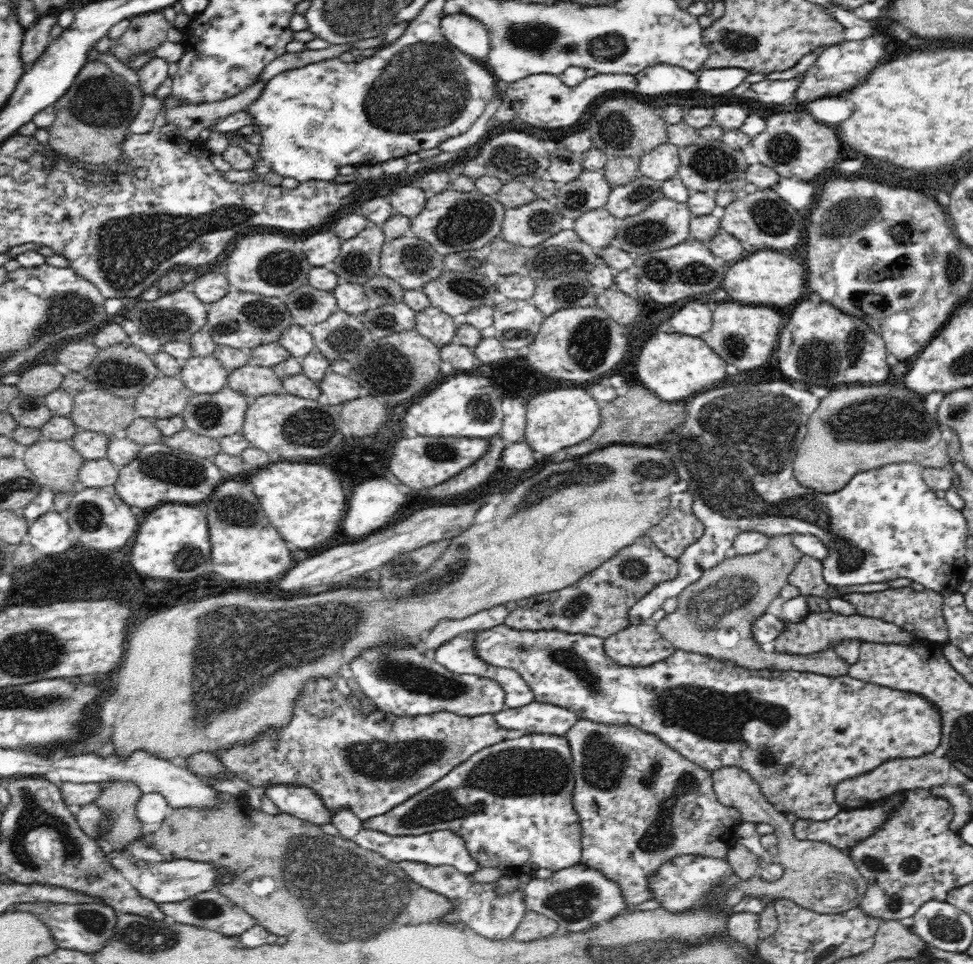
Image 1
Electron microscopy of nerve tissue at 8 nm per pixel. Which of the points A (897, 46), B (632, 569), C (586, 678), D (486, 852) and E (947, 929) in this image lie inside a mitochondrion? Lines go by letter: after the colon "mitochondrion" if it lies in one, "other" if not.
A: other
B: mitochondrion
C: mitochondrion
D: other
E: mitochondrion

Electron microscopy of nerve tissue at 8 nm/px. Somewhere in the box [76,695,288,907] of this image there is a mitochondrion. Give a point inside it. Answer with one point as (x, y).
(110, 886)

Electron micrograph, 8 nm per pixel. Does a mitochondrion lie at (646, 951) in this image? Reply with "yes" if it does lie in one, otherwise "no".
yes

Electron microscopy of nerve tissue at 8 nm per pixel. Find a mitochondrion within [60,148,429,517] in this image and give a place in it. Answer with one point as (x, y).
(131, 250)

